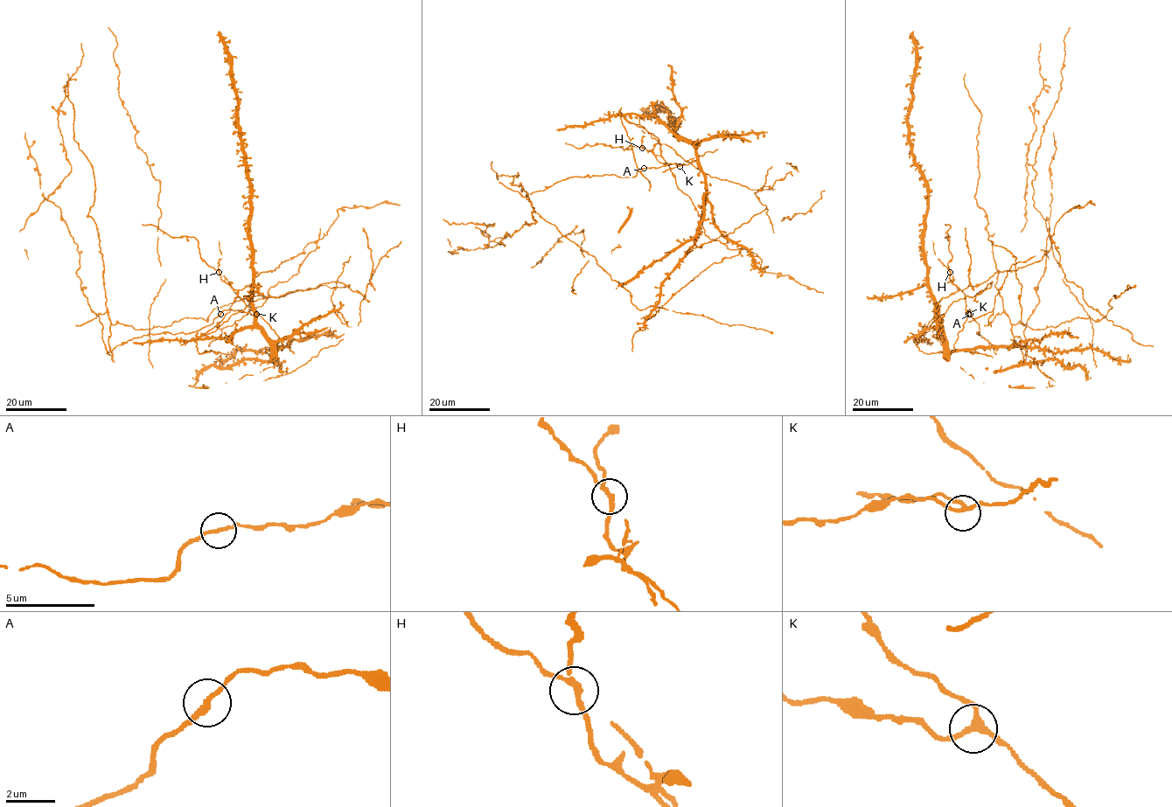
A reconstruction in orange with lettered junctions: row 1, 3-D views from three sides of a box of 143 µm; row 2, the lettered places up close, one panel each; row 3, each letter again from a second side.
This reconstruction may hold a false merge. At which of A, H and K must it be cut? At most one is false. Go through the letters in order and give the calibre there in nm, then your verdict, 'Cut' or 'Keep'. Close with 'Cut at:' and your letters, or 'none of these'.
A: Thickness 190 nm. Keep
H: Thickness 190 nm. Cut
K: Thickness 200 nm. Keep
Cut at: H

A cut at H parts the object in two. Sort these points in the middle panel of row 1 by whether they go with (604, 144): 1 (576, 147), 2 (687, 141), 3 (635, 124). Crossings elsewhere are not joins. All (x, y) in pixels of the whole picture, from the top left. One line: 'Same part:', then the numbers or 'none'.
Same part: 1, 3

